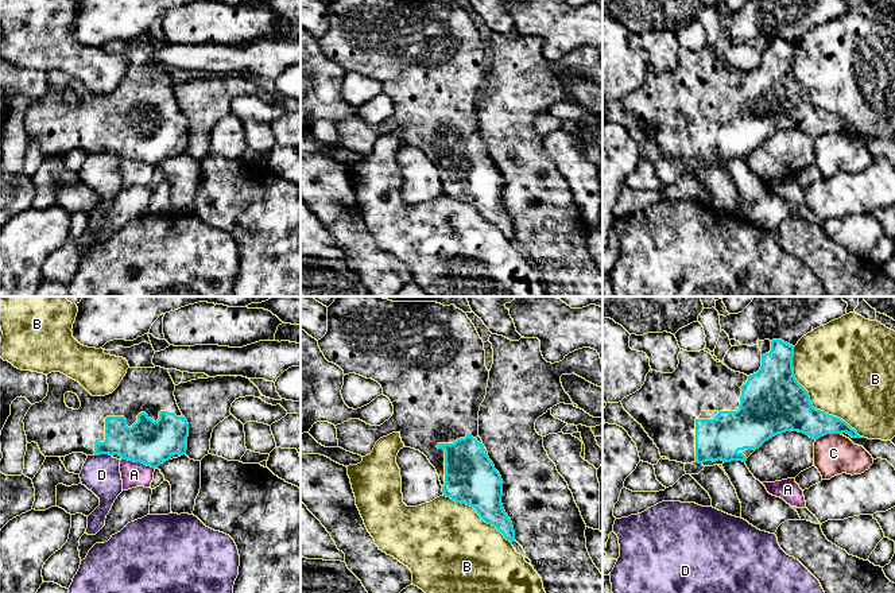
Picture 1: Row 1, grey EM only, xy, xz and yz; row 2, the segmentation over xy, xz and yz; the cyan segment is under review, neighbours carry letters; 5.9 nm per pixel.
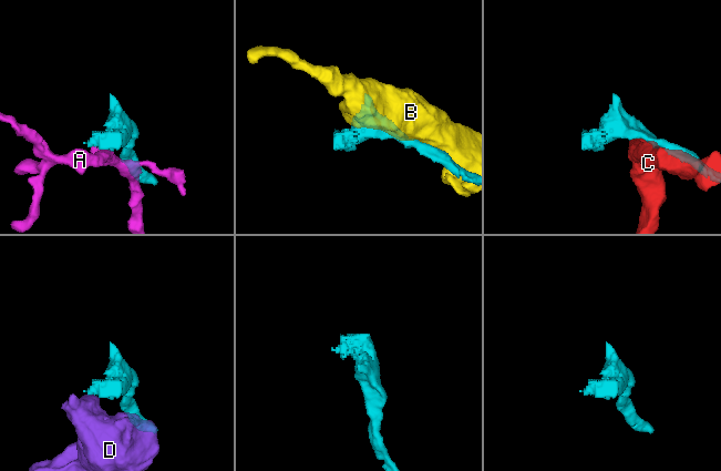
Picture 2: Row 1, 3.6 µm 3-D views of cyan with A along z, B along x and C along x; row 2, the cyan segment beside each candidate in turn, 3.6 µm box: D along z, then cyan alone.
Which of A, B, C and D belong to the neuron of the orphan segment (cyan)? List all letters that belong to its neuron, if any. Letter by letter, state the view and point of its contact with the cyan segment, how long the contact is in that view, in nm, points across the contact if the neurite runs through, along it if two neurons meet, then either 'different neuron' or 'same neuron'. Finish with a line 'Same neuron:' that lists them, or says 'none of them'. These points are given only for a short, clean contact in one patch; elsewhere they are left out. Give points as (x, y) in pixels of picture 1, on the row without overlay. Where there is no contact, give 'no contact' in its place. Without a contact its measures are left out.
A: xy (138, 159) | 200 nm | along xy (121, 157), (140, 159), (154, 166) | different neuron
B: yz (810, 100) | 700 nm | different neuron
C: yz (828, 131) | 160 nm | along yz (840, 131), (826, 131), (816, 138) | different neuron
D: xy (103, 151) | 100 nm | different neuron
Same neuron: none of them

